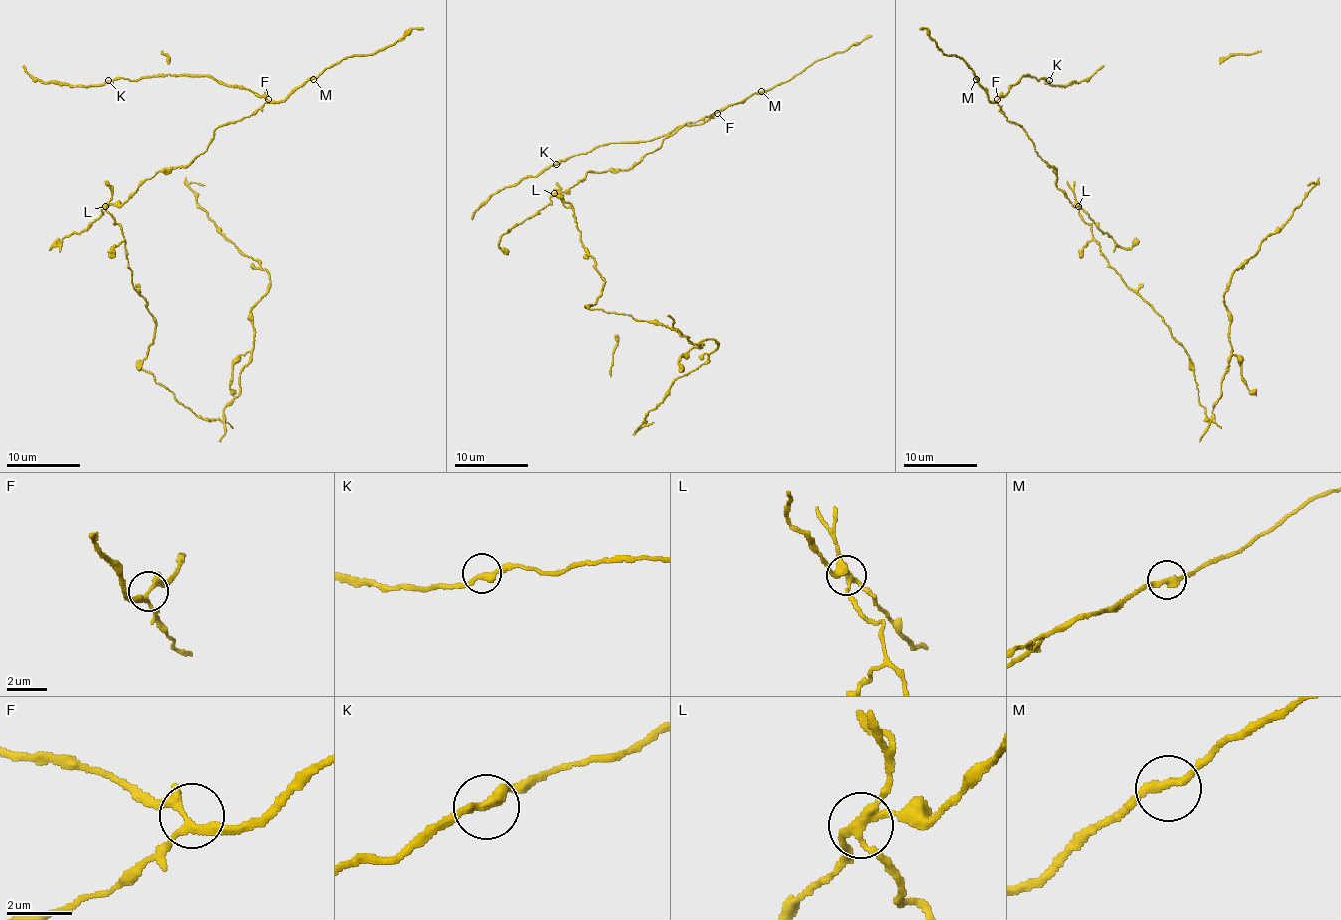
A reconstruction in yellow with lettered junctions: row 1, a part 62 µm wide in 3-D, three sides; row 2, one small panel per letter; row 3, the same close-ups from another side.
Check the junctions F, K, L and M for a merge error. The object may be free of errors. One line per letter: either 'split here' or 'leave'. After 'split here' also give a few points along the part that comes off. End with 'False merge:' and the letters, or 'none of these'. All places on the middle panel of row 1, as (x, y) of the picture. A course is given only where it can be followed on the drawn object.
F: leave
K: leave
L: split here
M: leave
False merge: L

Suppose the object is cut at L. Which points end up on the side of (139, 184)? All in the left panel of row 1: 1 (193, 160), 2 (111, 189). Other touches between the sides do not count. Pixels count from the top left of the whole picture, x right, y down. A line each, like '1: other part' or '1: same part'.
1: same part
2: other part

